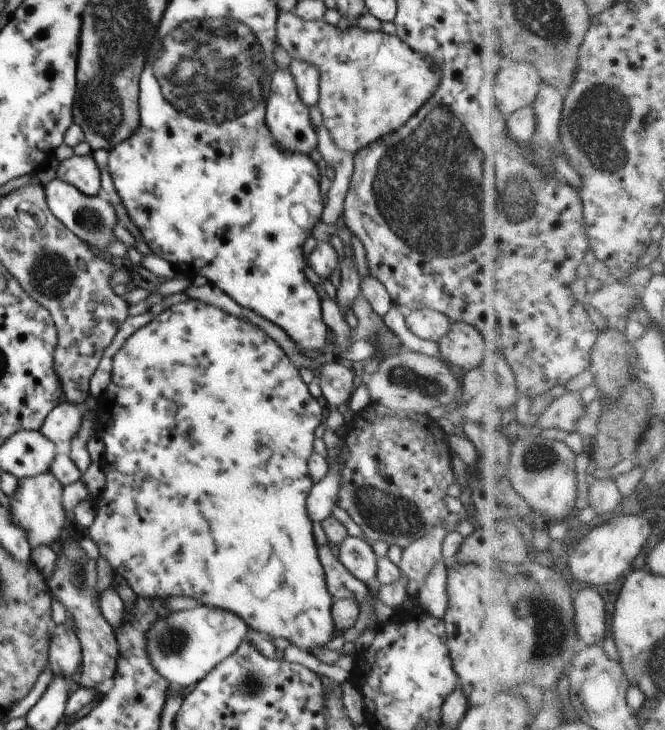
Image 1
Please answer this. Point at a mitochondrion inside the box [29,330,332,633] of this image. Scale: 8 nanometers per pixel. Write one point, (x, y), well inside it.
(78, 570)

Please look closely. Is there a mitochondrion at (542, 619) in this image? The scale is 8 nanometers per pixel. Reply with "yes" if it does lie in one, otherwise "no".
yes

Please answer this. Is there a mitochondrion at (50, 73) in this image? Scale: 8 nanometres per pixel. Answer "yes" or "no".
no

